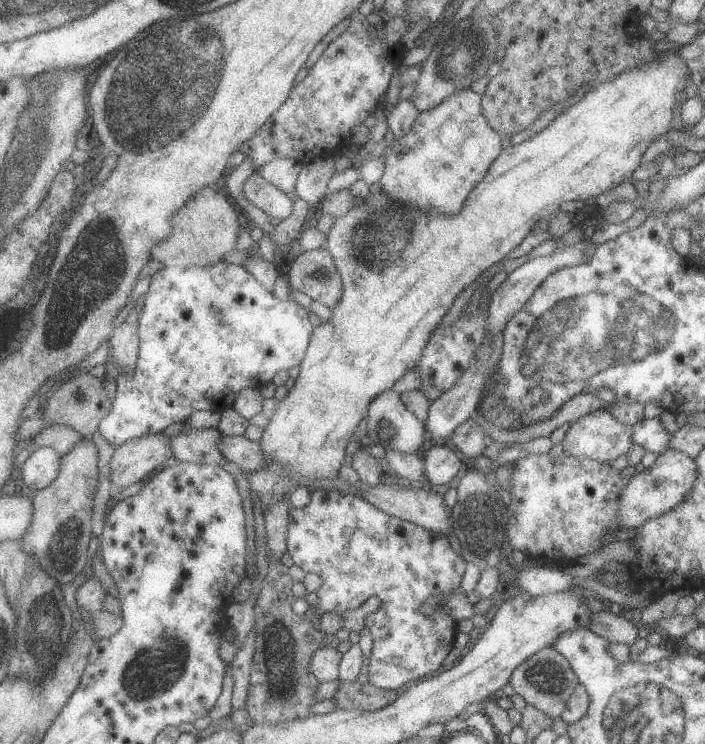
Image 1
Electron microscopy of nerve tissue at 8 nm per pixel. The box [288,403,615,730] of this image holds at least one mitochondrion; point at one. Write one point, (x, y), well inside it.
(549, 676)

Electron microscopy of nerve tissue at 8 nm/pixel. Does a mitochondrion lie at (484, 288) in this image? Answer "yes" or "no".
no

